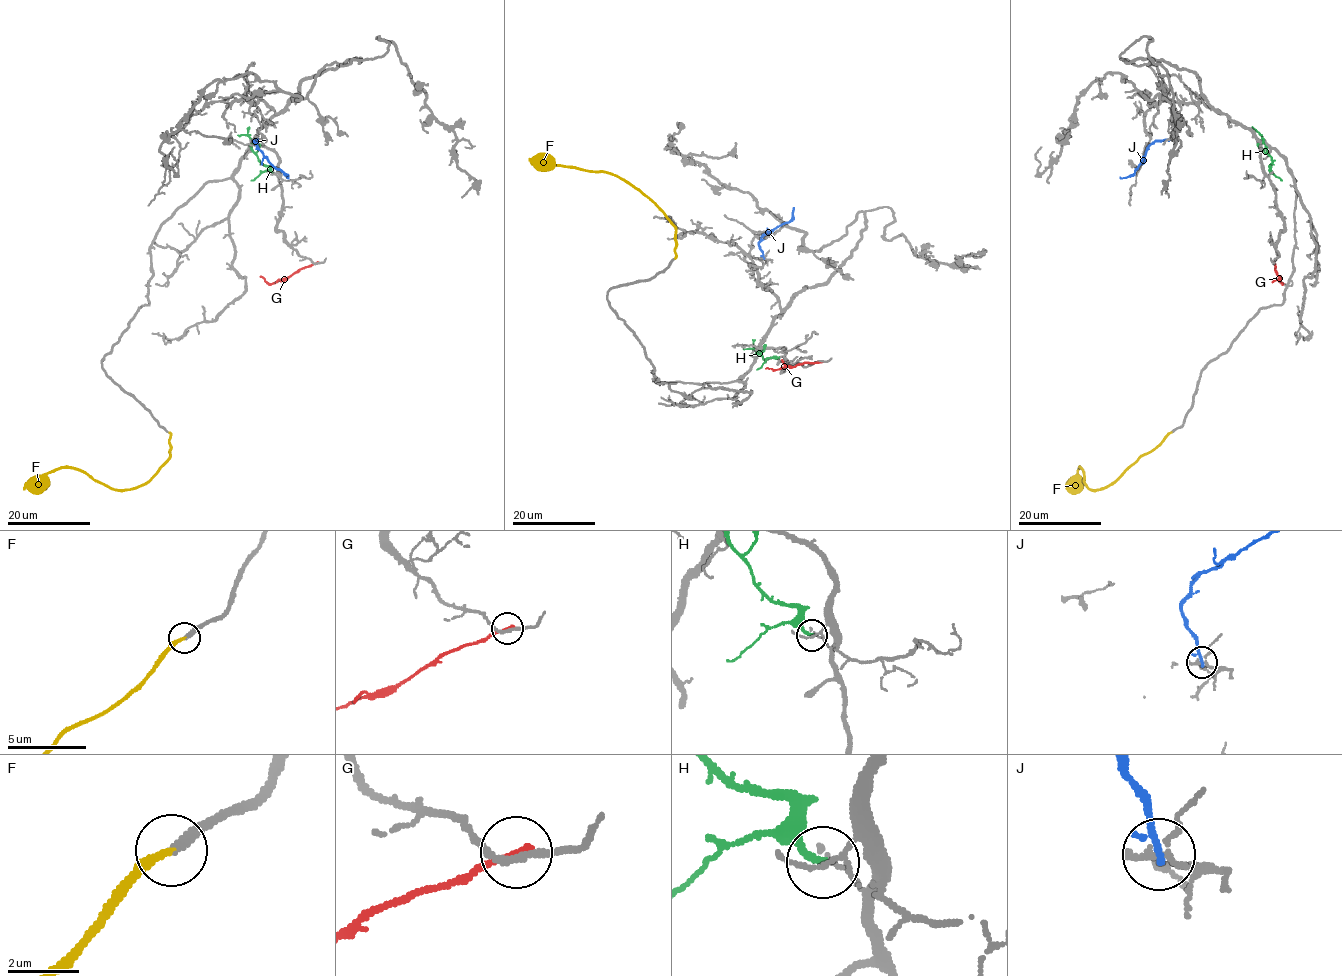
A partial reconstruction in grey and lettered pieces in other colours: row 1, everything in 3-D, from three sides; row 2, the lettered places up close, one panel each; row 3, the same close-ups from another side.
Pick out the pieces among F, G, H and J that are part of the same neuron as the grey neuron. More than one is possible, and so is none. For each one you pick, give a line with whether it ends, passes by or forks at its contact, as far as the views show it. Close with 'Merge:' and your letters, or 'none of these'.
F: it ends there
Merge: F

